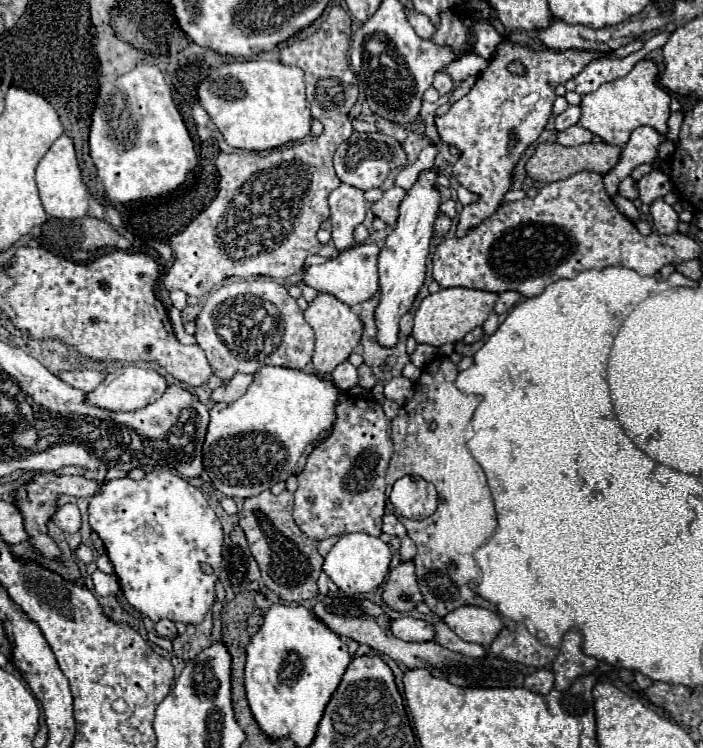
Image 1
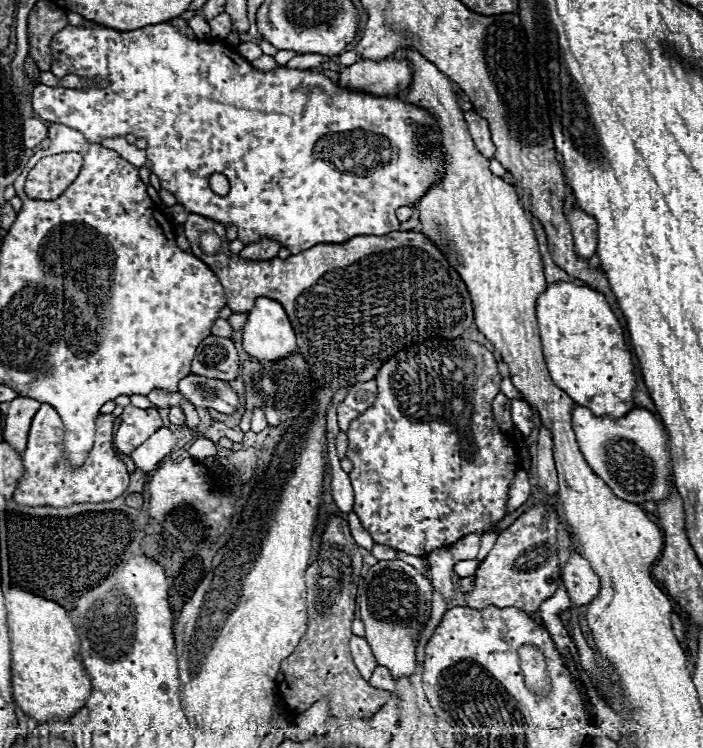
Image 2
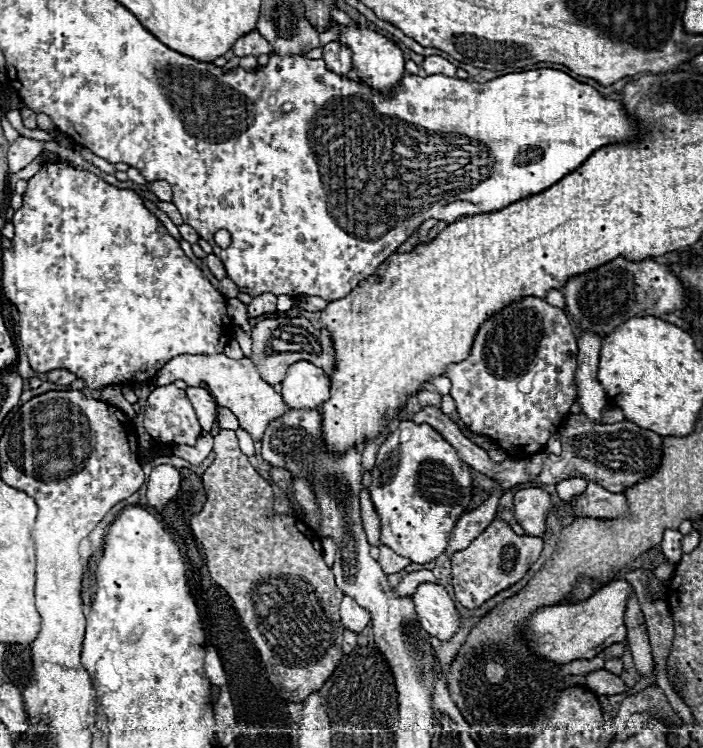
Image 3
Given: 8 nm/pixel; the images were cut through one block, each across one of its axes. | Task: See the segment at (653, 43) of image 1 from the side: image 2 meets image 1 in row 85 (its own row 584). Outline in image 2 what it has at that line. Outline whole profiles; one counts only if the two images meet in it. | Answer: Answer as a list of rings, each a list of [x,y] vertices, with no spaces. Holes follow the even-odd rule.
[[[578,554],[570,556],[570,562],[564,566],[564,586],[572,600],[572,606],[582,606],[592,602],[600,594],[600,578],[592,566]]]

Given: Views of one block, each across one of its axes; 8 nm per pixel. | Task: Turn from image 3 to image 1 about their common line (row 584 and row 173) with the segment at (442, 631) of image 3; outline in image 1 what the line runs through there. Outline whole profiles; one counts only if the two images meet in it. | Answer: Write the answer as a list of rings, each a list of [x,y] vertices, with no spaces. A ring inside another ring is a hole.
[[[438,166],[420,172],[418,180],[400,202],[398,224],[392,230],[392,234],[386,238],[386,244],[378,256],[380,304],[376,308],[376,326],[378,326],[376,338],[382,346],[394,346],[398,342],[398,320],[404,312],[412,308],[412,302],[424,282],[428,248],[434,234],[434,220],[440,214],[440,190],[436,186],[436,178],[438,178]]]

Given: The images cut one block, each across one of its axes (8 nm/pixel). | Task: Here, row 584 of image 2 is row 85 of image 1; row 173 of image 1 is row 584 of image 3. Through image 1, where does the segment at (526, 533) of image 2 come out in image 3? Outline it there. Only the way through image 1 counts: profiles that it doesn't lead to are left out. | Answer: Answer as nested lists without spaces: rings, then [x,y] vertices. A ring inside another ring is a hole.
[[[494,520],[468,548],[456,552],[452,560],[452,584],[456,598],[466,608],[478,608],[498,592],[516,584],[532,568],[542,552],[542,538],[518,536],[504,520]]]

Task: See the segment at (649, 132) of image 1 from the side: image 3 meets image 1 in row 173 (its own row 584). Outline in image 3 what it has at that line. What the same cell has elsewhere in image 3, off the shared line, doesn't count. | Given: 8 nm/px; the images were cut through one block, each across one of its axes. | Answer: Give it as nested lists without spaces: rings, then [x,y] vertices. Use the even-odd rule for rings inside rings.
[[[612,580],[604,588],[596,590],[596,594],[592,594],[584,602],[542,608],[536,614],[532,614],[528,620],[526,630],[524,630],[526,640],[538,656],[550,662],[566,664],[578,658],[594,658],[610,644],[626,640],[624,612],[626,612],[626,602],[632,592],[634,588],[630,582]]]

